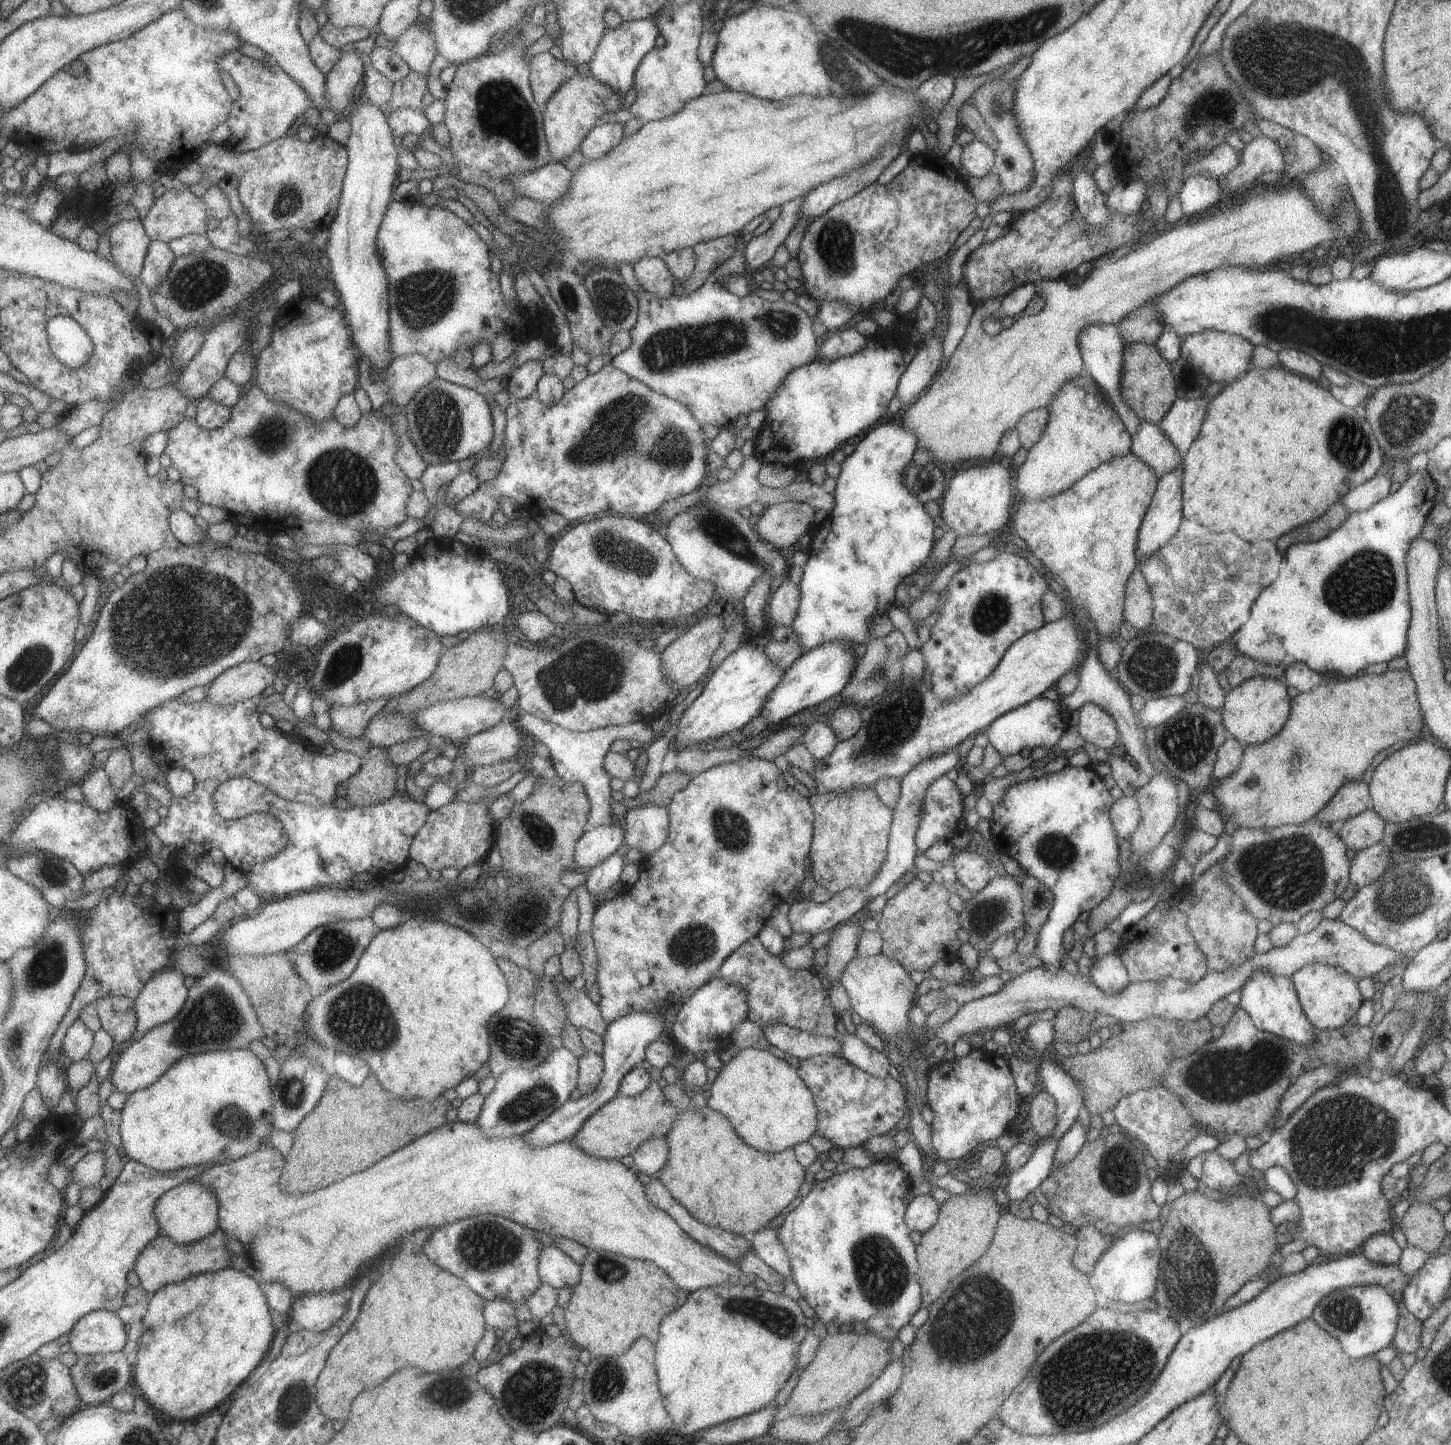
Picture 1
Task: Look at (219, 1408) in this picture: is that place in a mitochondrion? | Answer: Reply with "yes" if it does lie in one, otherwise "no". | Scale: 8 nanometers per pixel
no

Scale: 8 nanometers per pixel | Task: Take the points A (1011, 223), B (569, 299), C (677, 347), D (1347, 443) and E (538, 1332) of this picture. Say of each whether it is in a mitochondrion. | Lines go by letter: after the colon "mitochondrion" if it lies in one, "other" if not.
A: other
B: mitochondrion
C: mitochondrion
D: mitochondrion
E: other

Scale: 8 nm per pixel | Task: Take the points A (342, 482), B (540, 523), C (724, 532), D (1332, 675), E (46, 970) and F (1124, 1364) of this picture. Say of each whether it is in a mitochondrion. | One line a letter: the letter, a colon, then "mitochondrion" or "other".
A: mitochondrion
B: other
C: mitochondrion
D: other
E: mitochondrion
F: mitochondrion

